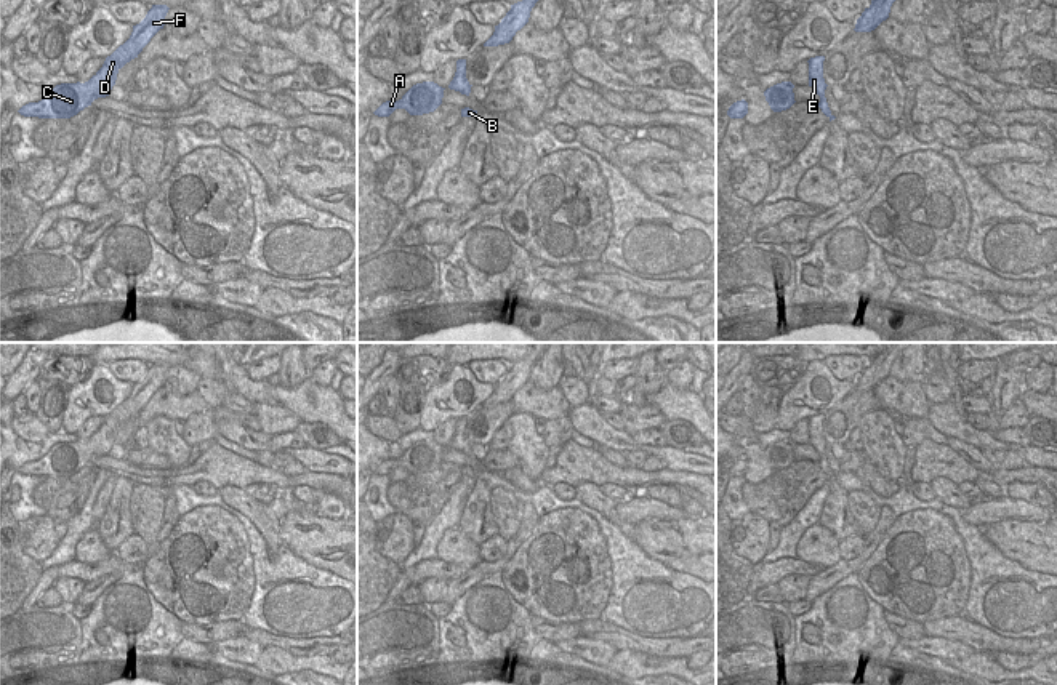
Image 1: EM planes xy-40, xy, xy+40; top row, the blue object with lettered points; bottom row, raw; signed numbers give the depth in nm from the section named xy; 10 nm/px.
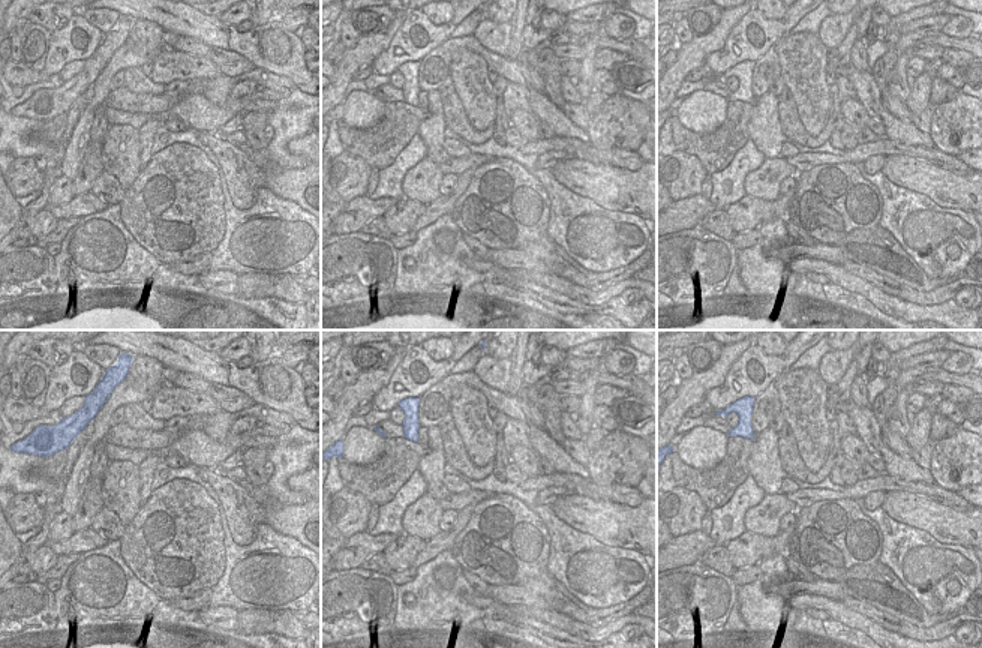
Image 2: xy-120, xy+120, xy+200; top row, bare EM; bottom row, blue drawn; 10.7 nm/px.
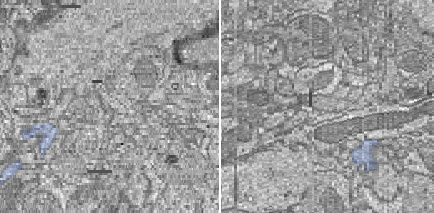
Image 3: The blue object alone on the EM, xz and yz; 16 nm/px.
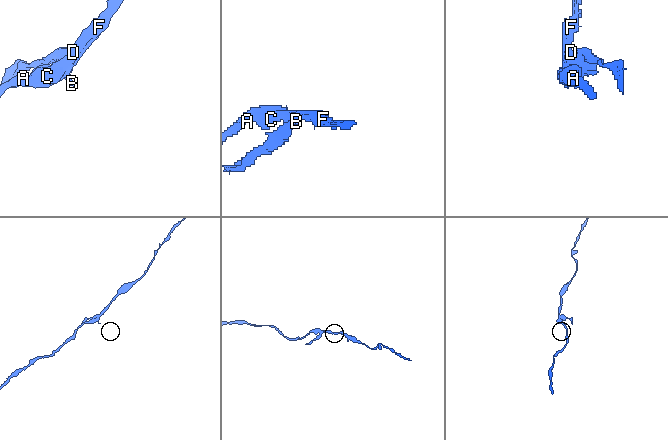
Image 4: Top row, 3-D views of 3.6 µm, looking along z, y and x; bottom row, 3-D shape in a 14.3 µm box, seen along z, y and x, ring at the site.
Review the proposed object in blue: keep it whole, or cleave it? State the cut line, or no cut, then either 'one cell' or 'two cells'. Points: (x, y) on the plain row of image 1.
xy (452, 439), (450, 447) | two cells

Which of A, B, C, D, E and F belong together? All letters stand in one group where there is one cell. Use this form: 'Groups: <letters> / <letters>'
Groups: A C D F / B E.

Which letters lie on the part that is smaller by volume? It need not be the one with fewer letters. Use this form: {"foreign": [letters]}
{"foreign": ["B", "E"]}

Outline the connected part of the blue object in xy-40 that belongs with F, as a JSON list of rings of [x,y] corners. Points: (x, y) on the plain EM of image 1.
[[[152,363],[146,376],[133,384],[130,397],[106,416],[102,426],[85,442],[56,443],[42,459],[29,461],[18,471],[24,475],[70,477],[98,456],[109,455],[119,429],[138,416],[151,397],[165,384],[167,363]]]

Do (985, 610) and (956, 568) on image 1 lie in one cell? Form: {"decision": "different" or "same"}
{"decision": "different"}

